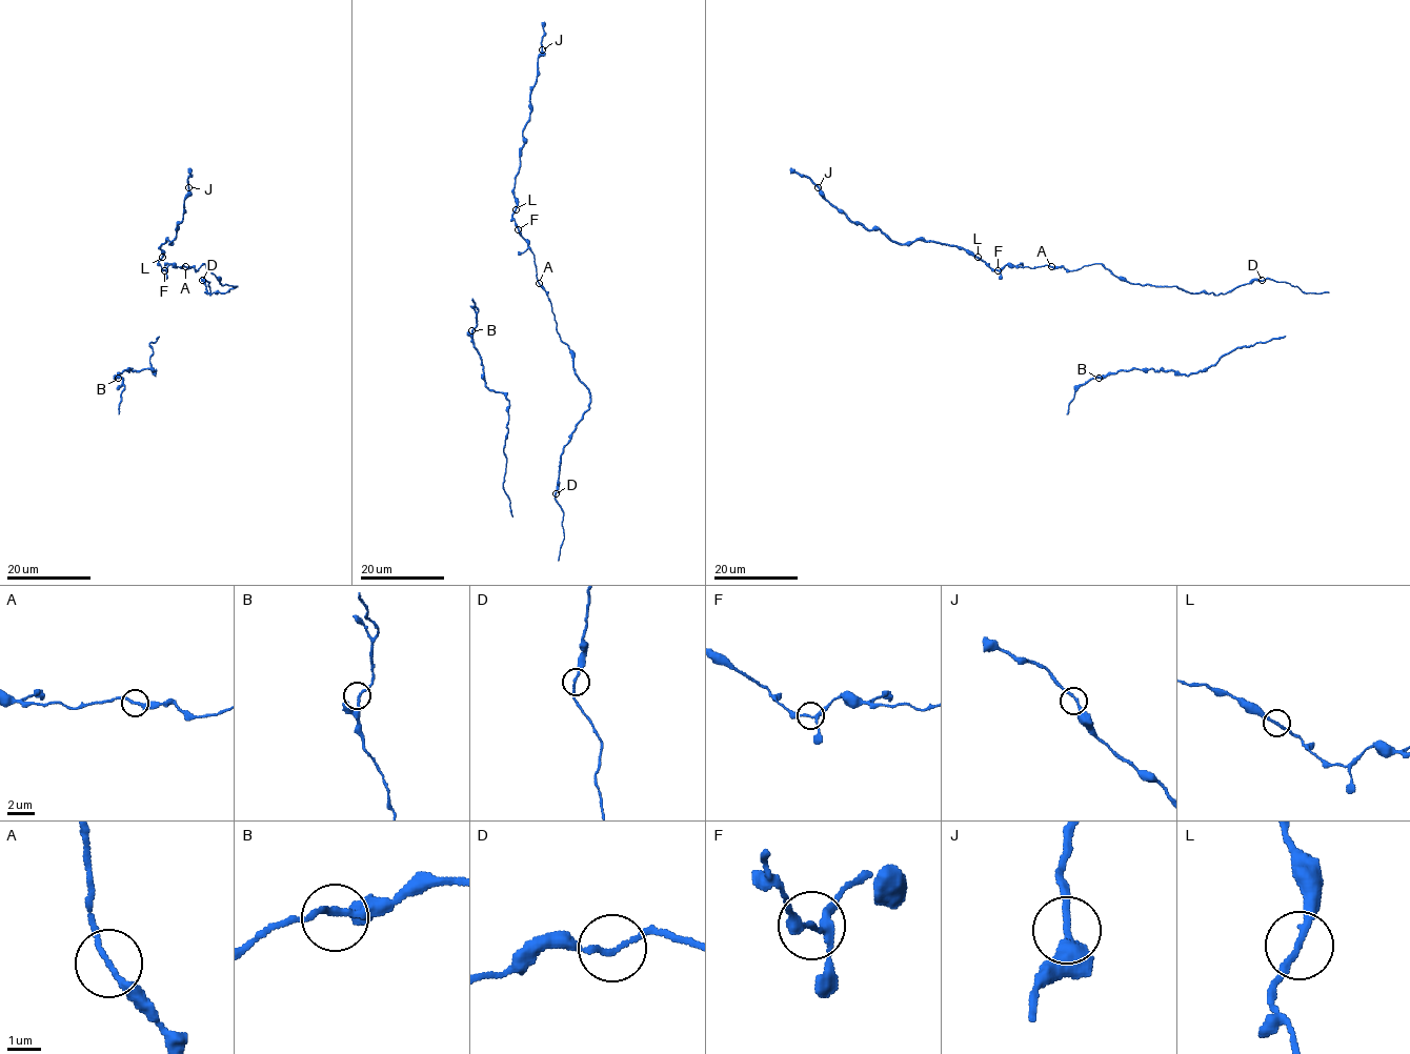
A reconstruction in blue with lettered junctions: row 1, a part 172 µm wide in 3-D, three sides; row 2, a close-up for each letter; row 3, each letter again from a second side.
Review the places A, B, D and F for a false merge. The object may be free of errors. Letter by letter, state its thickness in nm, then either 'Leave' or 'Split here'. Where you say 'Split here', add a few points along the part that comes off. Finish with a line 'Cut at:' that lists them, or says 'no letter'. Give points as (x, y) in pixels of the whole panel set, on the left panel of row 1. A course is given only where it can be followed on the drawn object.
A: Thickness 180 nm. Leave
B: Thickness 180 nm. Leave
D: Thickness 160 nm. Leave
F: Thickness 180 nm. Leave
Cut at: no letter

